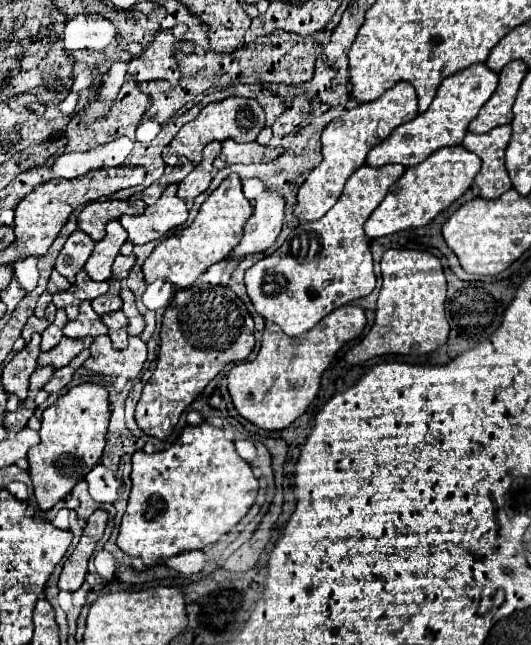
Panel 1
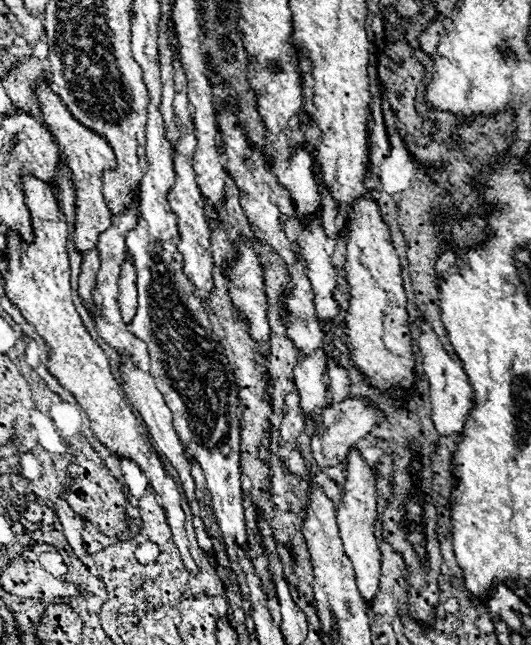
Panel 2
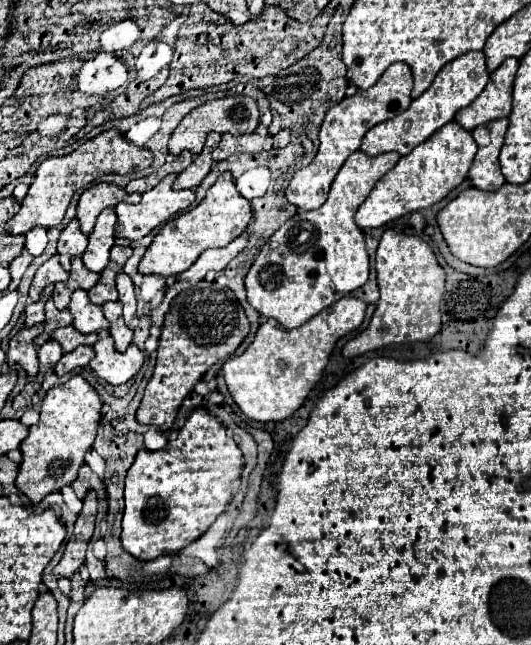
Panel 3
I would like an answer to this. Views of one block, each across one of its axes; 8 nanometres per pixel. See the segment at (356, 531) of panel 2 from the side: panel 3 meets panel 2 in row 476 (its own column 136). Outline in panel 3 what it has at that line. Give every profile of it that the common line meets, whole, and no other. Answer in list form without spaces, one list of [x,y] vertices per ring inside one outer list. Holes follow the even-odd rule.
[[[110,336],[98,340],[94,344],[94,352],[96,356],[90,362],[90,368],[96,372],[96,376],[100,376],[112,386],[126,384],[130,378],[134,378],[140,372],[144,364],[144,354],[142,350],[138,350],[138,346],[130,344],[128,350],[120,354],[116,352],[114,340]]]

